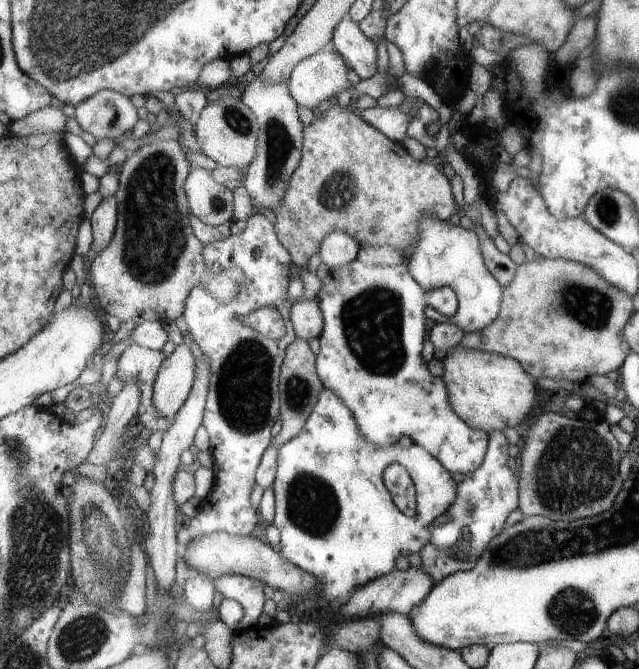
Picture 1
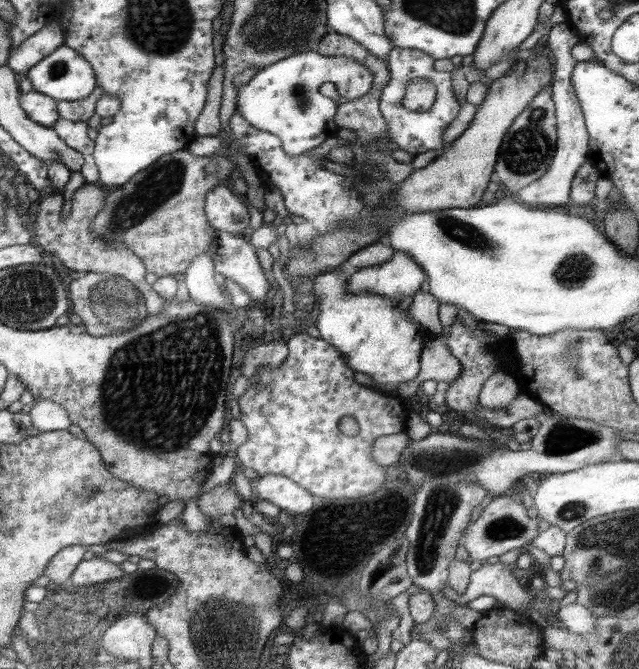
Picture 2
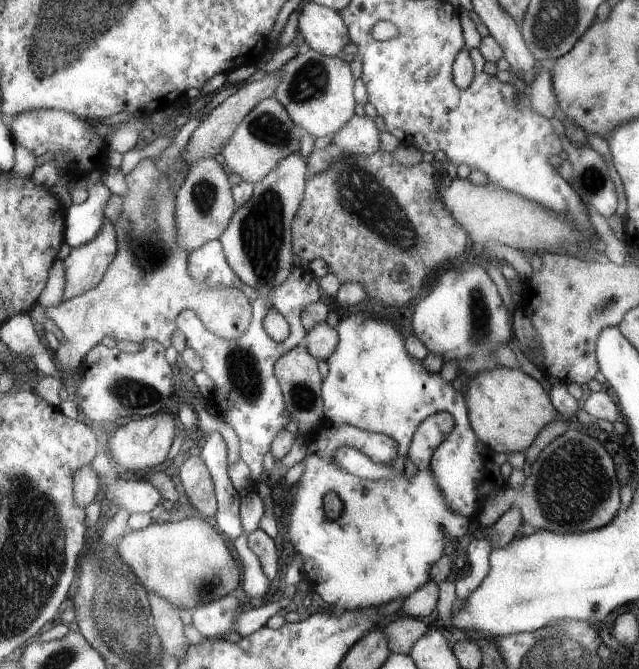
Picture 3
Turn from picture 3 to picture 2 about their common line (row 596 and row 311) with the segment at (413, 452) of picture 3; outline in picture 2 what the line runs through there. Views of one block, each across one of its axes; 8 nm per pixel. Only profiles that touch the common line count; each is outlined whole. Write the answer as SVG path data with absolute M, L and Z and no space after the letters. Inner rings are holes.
M334 272L322 273L313 279L312 293L321 298L315 328L321 340L330 342L343 353L347 364L355 372L366 374L373 380L379 393L392 395L397 384L415 380L422 344L439 336L429 334L412 322L406 310L397 308L399 302L396 300L387 300L370 292L346 294L347 281L342 273Z

